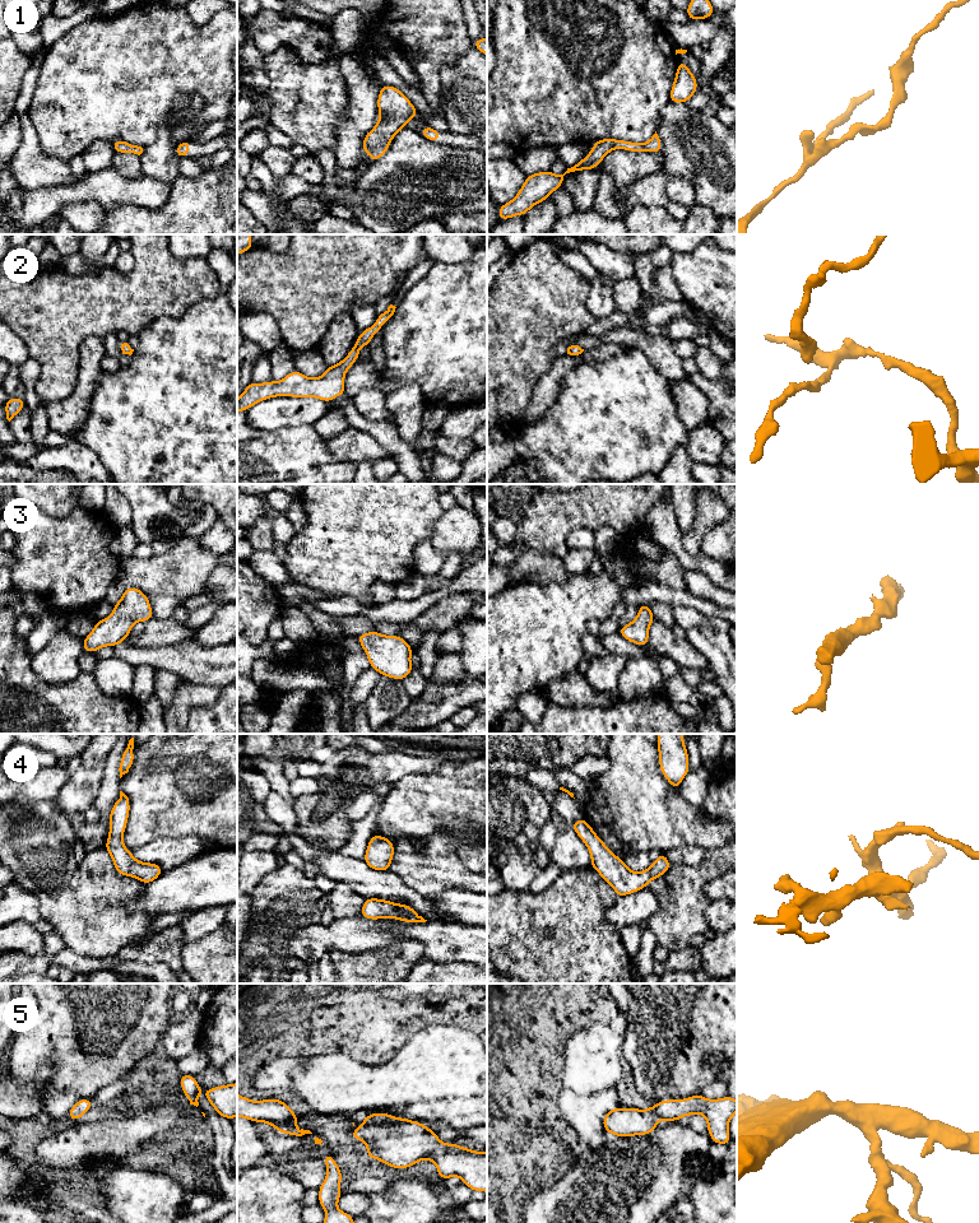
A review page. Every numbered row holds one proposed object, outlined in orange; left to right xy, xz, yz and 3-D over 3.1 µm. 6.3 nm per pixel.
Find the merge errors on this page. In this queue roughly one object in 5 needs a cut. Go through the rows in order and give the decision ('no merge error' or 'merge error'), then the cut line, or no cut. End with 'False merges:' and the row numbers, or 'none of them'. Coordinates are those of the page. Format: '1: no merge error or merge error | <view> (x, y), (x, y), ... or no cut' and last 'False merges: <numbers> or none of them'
1: no merge error | no cut
2: no merge error | no cut
3: no merge error | no cut
4: no merge error | no cut
5: no merge error | no cut
False merges: none of them

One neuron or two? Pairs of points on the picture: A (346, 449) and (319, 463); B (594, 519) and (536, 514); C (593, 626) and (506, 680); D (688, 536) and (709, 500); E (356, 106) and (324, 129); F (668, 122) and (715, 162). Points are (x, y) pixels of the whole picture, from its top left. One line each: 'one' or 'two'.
A: two
B: one
C: two
D: one
E: two
F: one

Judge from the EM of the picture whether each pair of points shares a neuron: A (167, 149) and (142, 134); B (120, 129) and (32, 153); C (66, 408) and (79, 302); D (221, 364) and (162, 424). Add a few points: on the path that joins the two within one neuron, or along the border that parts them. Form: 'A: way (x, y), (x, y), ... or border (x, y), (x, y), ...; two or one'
A: border (171, 125), (163, 124), (157, 138), (143, 148); two
B: border (31, 122), (37, 135), (40, 149), (66, 162); two
C: border (79, 368), (74, 390), (61, 399), (45, 404); two
D: way (207, 380), (177, 409); one

